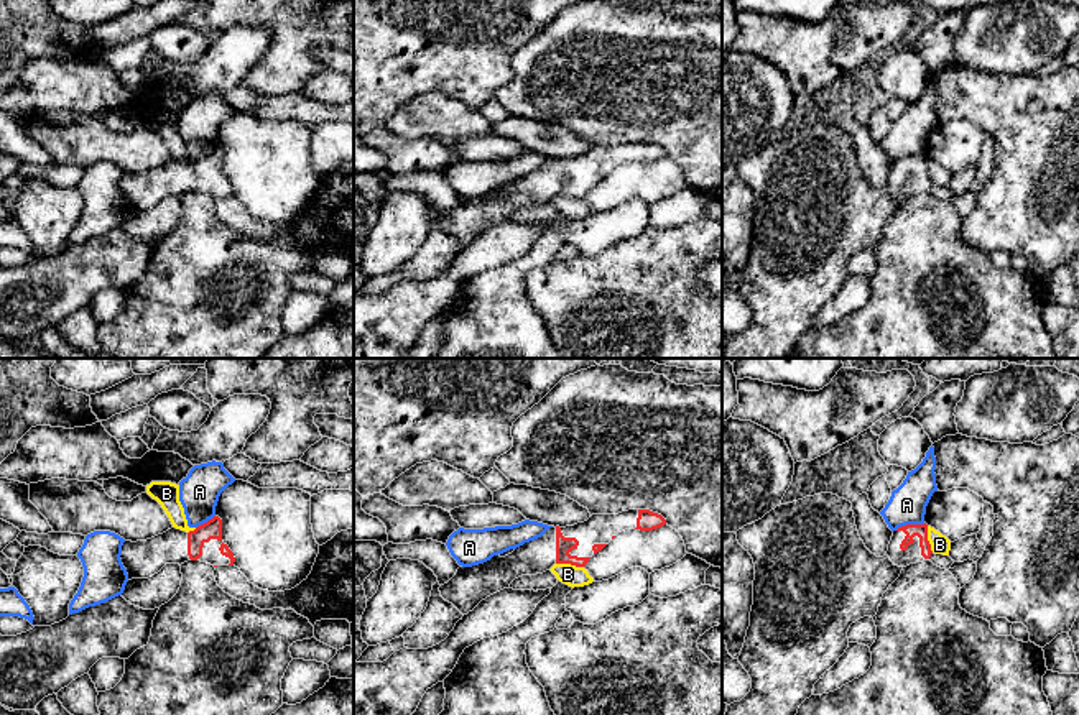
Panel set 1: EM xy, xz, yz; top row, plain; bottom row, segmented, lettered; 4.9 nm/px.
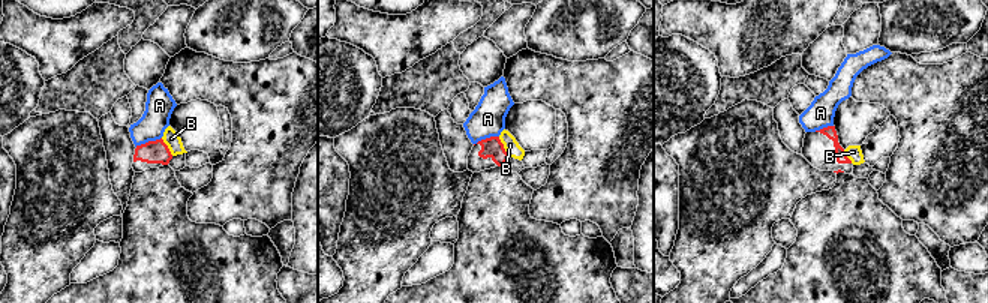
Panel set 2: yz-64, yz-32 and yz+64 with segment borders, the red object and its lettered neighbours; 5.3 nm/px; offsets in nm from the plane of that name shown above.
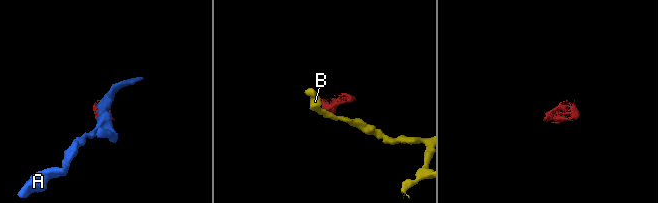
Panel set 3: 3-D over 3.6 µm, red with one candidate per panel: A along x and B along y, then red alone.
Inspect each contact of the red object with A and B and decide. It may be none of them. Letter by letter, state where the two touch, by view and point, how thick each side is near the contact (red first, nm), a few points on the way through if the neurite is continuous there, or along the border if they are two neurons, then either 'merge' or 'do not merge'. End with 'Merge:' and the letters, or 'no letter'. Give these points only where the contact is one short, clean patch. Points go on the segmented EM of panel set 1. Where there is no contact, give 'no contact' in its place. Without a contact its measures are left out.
A: yz (910, 525) | 60/190 nm | along yz (925, 523), (907, 523), (895, 530) | do not merge
B: xz (569, 562) | 80/100 nm | along xz (556, 562), (583, 567) | do not merge
Merge: no letter

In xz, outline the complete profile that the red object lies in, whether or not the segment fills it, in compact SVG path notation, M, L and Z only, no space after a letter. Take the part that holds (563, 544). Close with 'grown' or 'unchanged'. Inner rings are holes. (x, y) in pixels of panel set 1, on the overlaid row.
M628 510L618 514L592 514L574 526L553 526L541 537L525 542L512 554L459 567L456 575L439 587L441 597L452 603L462 615L472 611L487 597L508 588L521 575L536 575L554 564L586 567L589 559L602 551L625 529L653 531L666 519L650 510Z; grown

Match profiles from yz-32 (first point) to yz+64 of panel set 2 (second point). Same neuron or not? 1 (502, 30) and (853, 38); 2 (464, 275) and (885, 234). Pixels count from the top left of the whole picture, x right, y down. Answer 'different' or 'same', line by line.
1: same
2: same

